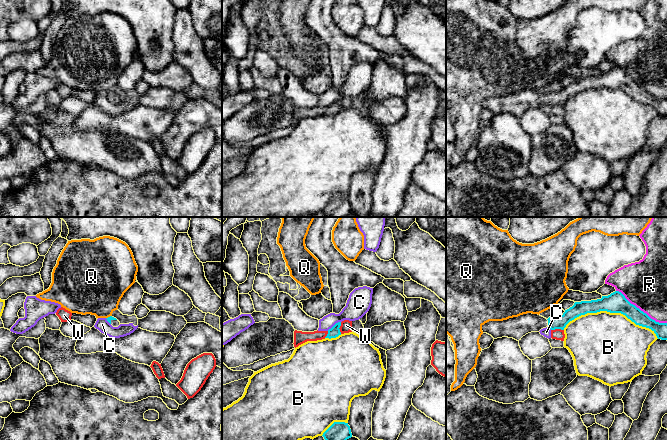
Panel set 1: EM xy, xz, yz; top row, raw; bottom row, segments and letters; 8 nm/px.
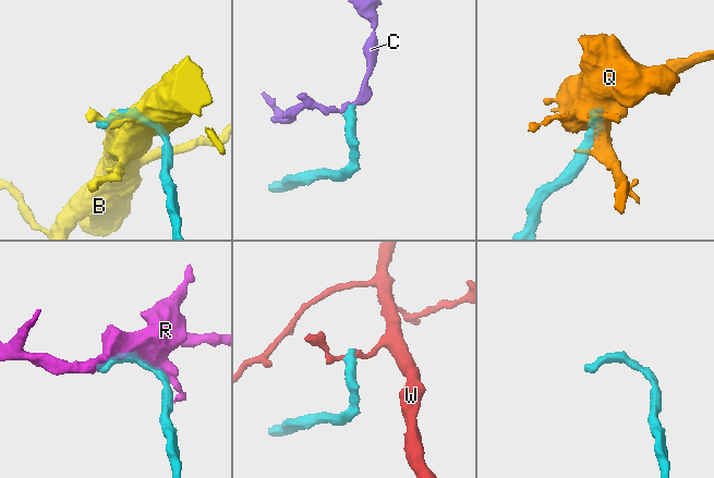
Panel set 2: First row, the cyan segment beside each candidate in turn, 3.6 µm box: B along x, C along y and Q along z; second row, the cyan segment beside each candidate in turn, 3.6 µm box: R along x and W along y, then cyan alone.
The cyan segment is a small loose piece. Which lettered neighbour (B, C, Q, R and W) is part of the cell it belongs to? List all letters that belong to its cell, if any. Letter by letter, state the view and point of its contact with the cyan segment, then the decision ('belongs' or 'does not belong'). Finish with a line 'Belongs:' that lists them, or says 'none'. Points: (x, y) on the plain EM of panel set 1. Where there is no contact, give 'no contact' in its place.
B: contact yz (611, 88); does not belong
C: contact xz (334, 101); does not belong
Q: contact xy (108, 93); does not belong
R: contact yz (640, 86); does not belong
W: contact yz (557, 104); does not belong
Belongs: none

